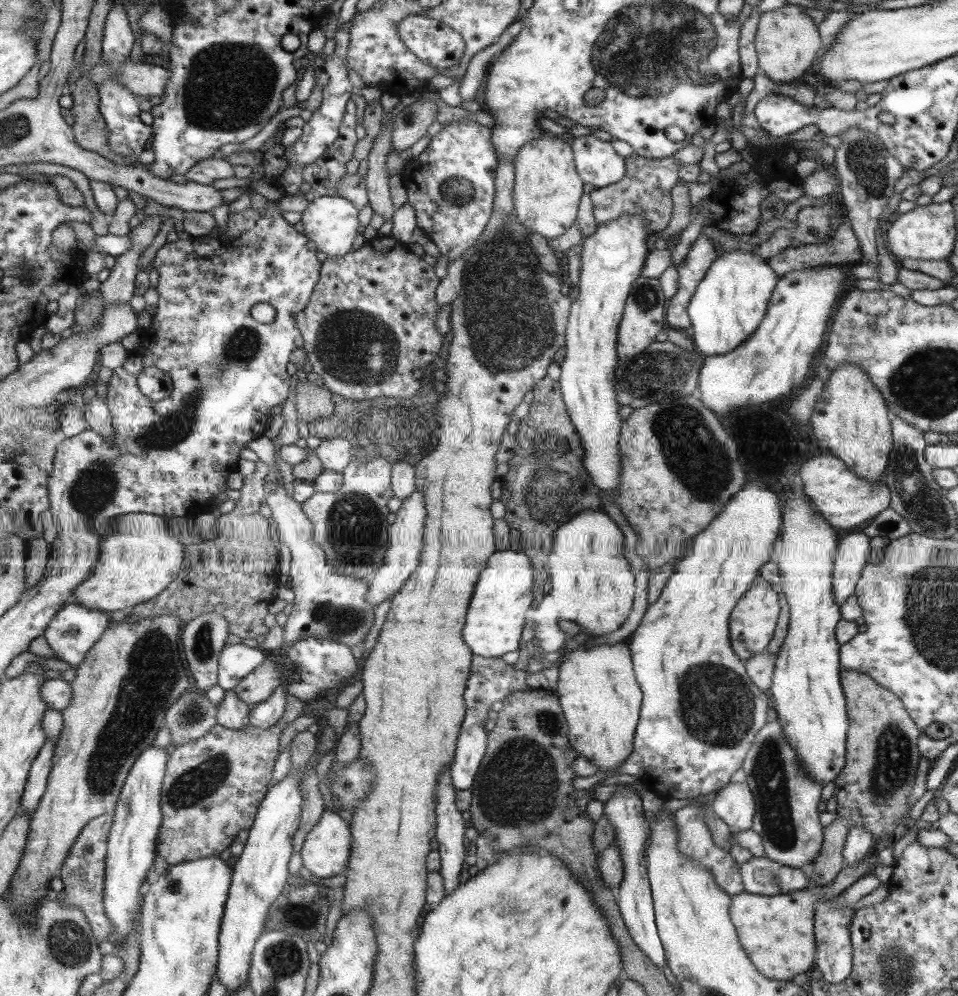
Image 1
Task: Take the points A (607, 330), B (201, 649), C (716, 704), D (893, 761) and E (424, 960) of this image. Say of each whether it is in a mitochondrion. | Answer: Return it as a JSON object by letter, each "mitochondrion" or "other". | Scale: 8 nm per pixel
{"A":"other","B":"mitochondrion","C":"mitochondrion","D":"mitochondrion","E":"other"}

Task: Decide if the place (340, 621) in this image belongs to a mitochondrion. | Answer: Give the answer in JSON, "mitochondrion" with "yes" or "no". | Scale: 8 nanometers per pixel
{"mitochondrion":"yes"}

